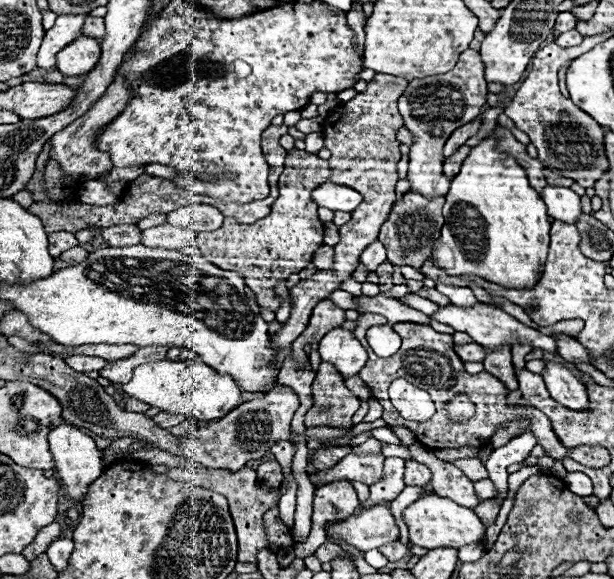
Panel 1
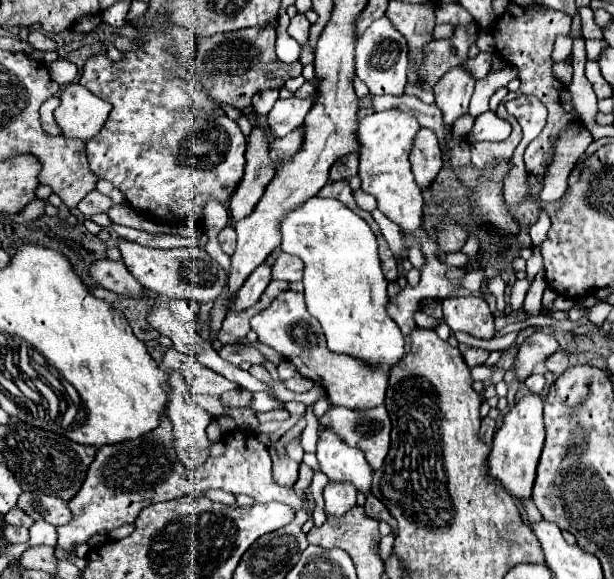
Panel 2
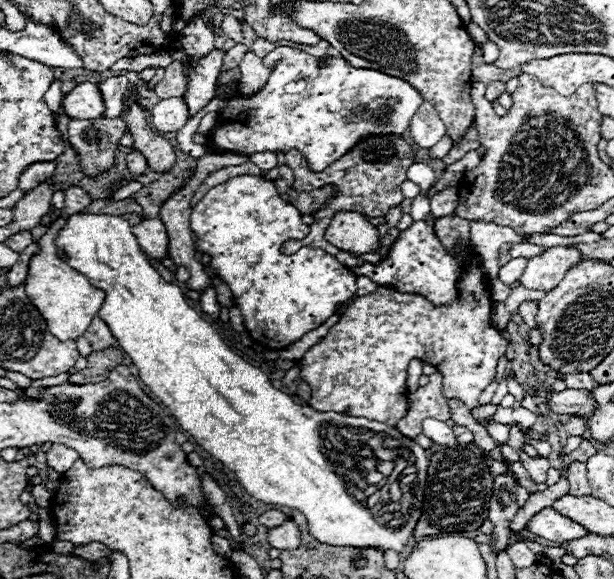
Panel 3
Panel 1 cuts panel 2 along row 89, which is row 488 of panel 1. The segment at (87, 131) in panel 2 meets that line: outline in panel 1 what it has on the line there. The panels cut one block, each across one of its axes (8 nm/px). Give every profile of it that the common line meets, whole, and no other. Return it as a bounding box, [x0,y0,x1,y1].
[48,422,106,504]

